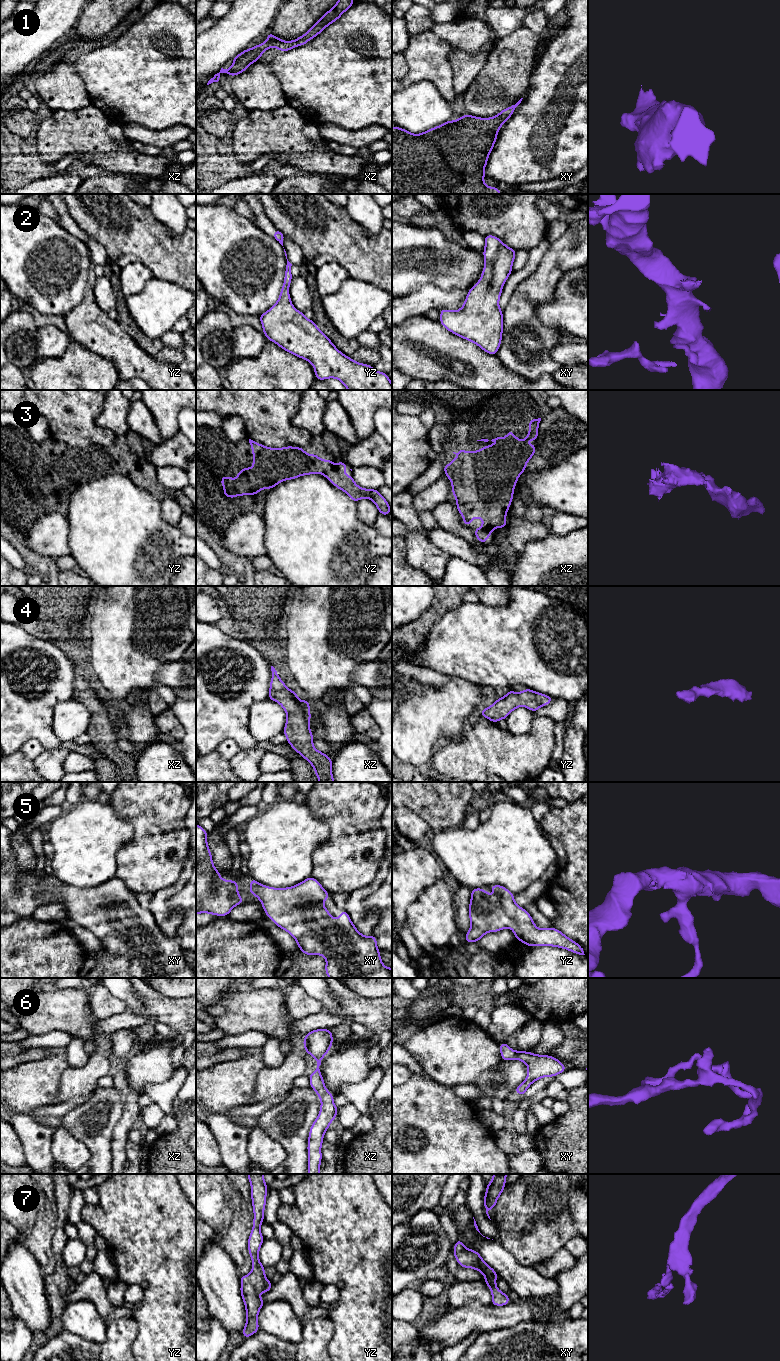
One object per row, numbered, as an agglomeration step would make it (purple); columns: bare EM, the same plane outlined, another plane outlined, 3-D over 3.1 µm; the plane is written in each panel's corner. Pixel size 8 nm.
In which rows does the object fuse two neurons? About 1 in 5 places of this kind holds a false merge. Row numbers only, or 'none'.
none

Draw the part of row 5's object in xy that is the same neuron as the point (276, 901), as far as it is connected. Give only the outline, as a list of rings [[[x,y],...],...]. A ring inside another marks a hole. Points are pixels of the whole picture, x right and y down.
[[[312,876],[288,888],[272,888],[251,878],[249,892],[260,900],[270,921],[294,937],[303,954],[325,957],[329,978],[392,978],[392,968],[382,963],[376,937],[363,936],[345,909],[334,919],[322,904],[330,893]]]

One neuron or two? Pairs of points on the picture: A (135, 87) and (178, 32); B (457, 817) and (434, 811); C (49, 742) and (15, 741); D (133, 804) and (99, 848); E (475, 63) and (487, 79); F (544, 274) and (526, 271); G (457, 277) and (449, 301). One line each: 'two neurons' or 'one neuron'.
A: one neuron
B: one neuron
C: one neuron
D: two neurons
E: two neurons
F: two neurons
G: two neurons

